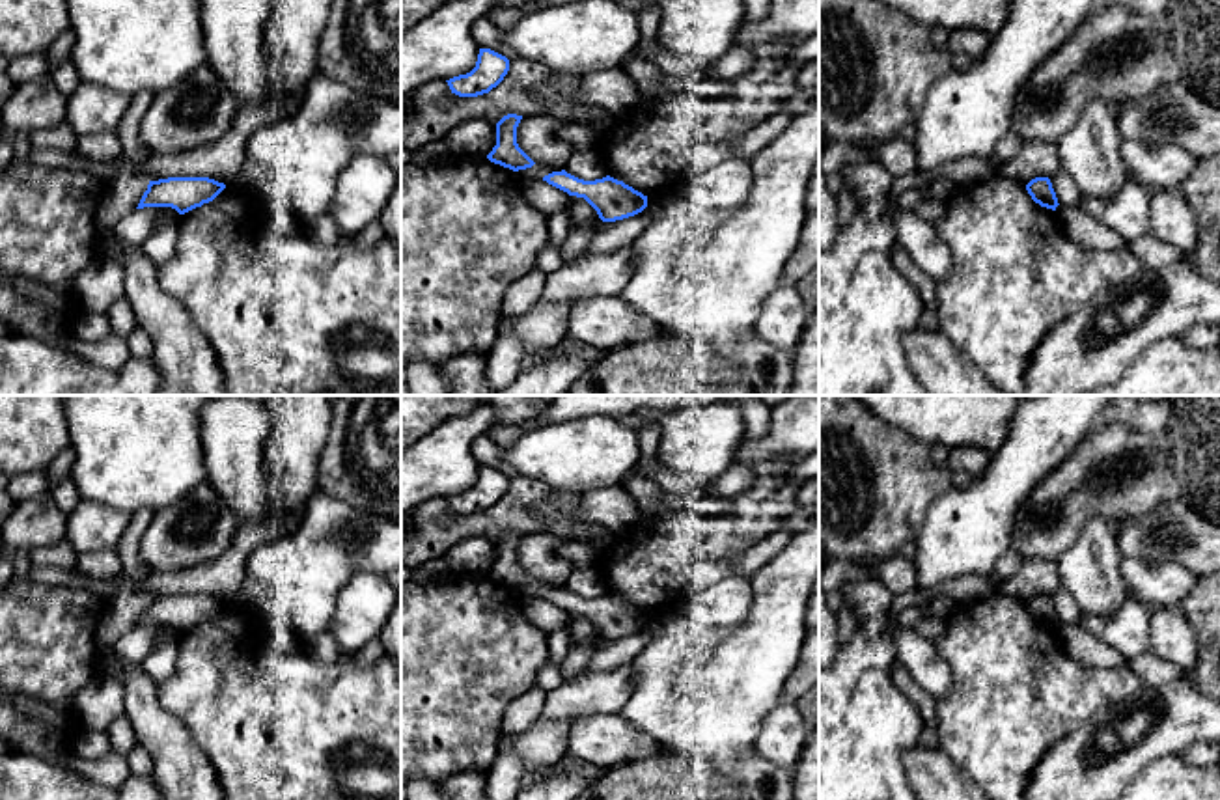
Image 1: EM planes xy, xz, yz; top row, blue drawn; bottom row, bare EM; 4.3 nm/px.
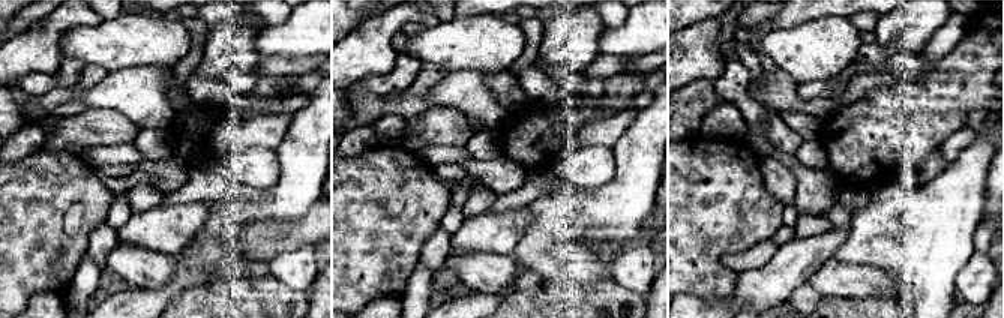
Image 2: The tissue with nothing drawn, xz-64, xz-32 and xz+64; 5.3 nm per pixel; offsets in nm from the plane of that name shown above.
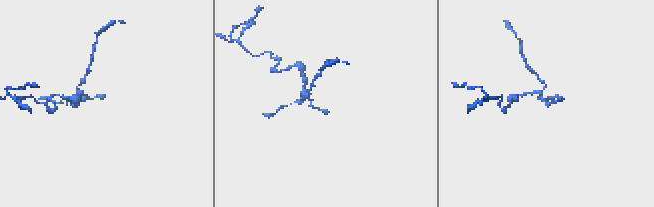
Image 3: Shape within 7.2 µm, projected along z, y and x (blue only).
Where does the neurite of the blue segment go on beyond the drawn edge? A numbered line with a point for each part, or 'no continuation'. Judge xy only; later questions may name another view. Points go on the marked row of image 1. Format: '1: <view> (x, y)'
no continuation

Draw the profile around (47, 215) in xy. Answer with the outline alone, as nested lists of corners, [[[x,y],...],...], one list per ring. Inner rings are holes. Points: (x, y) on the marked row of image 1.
[[[13,159],[0,173],[0,319],[9,332],[39,338],[65,349],[58,336],[71,319],[50,306],[19,293],[9,276],[26,278],[65,295],[78,304],[75,278],[99,259],[97,209],[108,186],[84,170],[43,168],[30,159]]]

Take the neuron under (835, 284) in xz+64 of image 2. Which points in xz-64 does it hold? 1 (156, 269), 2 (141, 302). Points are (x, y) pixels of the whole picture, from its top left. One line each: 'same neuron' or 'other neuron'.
1: same neuron
2: other neuron

